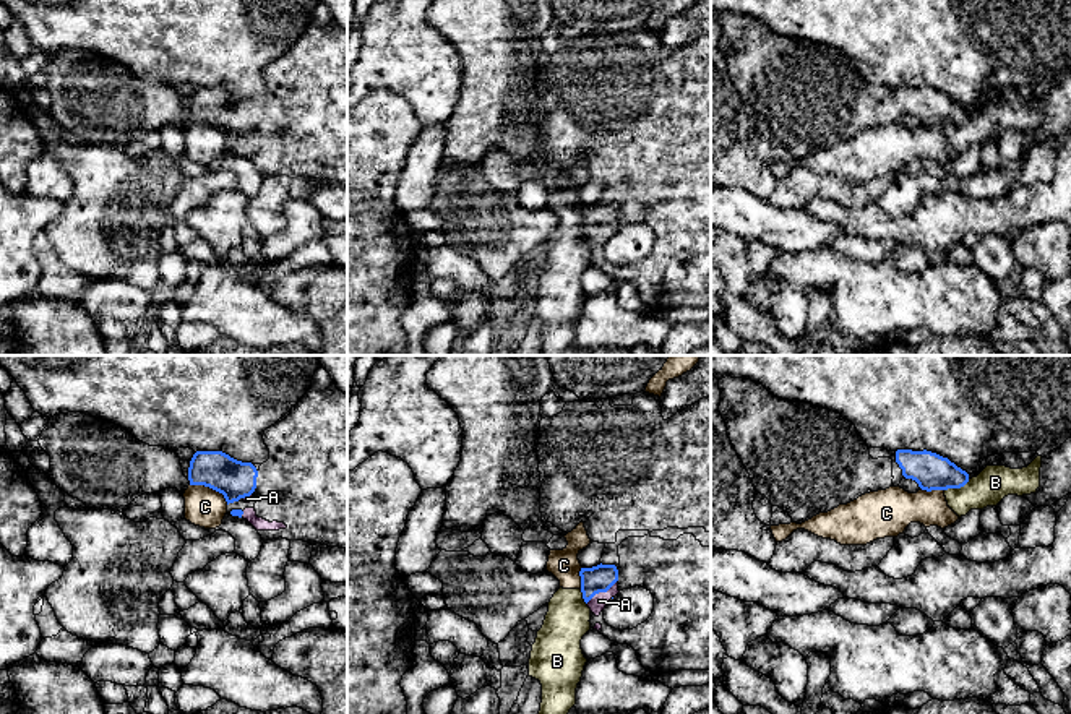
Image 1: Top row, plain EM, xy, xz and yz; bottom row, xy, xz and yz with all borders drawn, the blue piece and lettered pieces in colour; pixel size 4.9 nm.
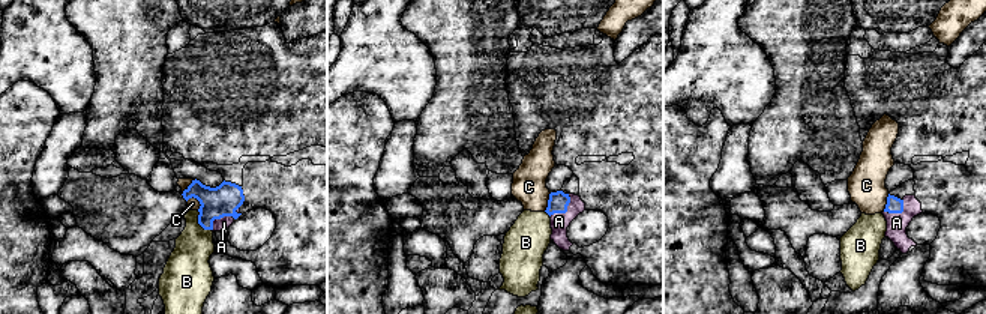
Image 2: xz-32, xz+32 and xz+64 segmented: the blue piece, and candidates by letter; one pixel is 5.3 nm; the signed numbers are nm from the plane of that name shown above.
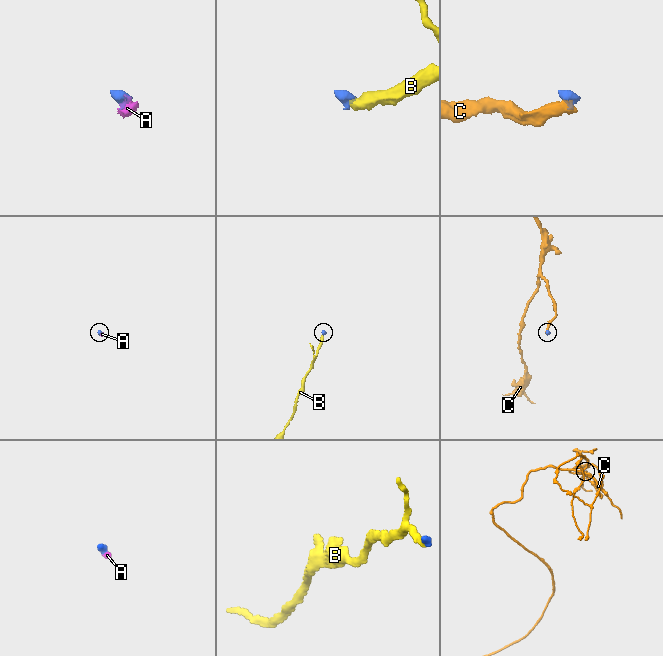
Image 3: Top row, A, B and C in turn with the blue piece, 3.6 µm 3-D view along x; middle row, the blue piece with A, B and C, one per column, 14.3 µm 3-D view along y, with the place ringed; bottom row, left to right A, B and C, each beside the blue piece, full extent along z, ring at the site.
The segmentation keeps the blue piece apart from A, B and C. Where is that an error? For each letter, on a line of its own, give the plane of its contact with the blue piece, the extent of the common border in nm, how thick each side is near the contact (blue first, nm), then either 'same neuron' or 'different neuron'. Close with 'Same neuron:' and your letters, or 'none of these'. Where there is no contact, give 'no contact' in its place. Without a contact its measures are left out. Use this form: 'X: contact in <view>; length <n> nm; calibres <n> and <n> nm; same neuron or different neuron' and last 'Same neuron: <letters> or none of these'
A: contact in xz; length 200 nm; calibres 140 and 80 nm; same neuron
B: contact in yz; length 140 nm; calibres 180 and 170 nm; different neuron
C: contact in xy; length 220 nm; calibres 190 and 190 nm; different neuron
Same neuron: A

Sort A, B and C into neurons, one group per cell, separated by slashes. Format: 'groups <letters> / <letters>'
groups A / B C

